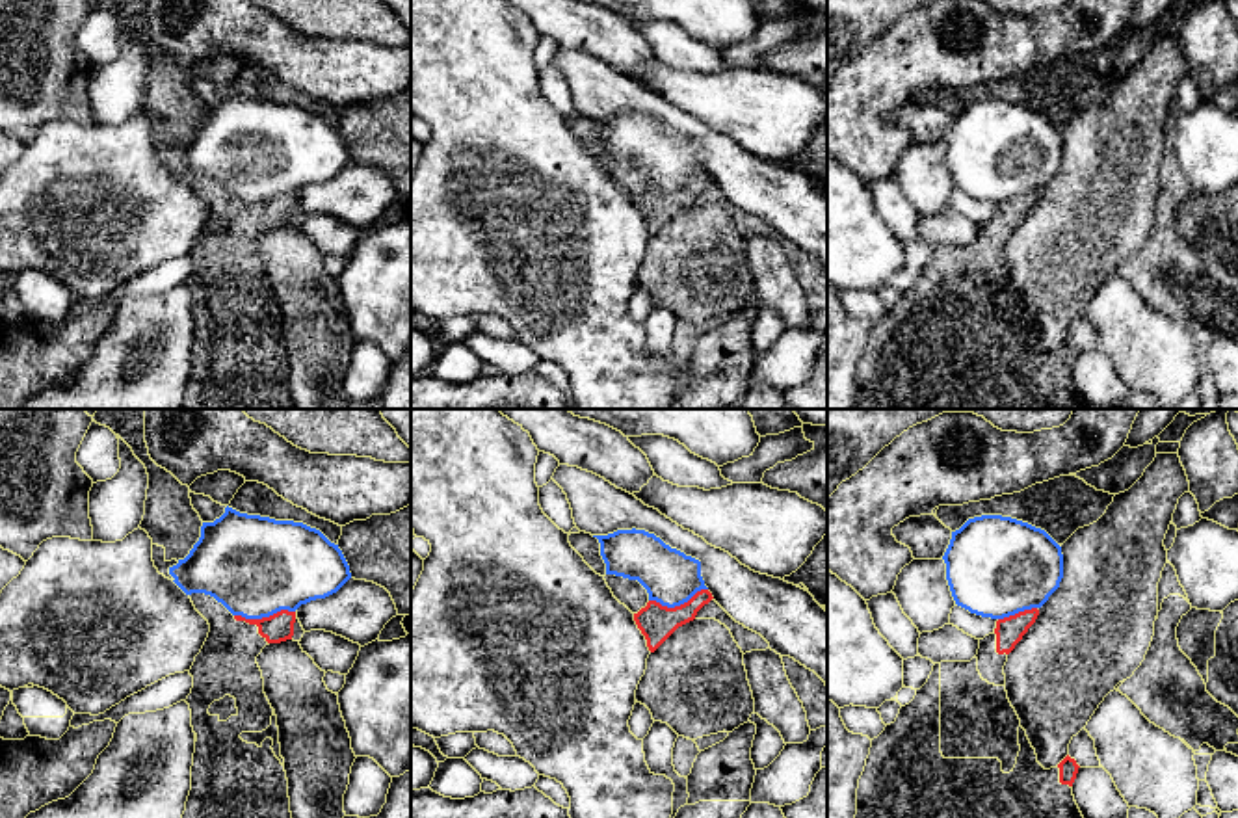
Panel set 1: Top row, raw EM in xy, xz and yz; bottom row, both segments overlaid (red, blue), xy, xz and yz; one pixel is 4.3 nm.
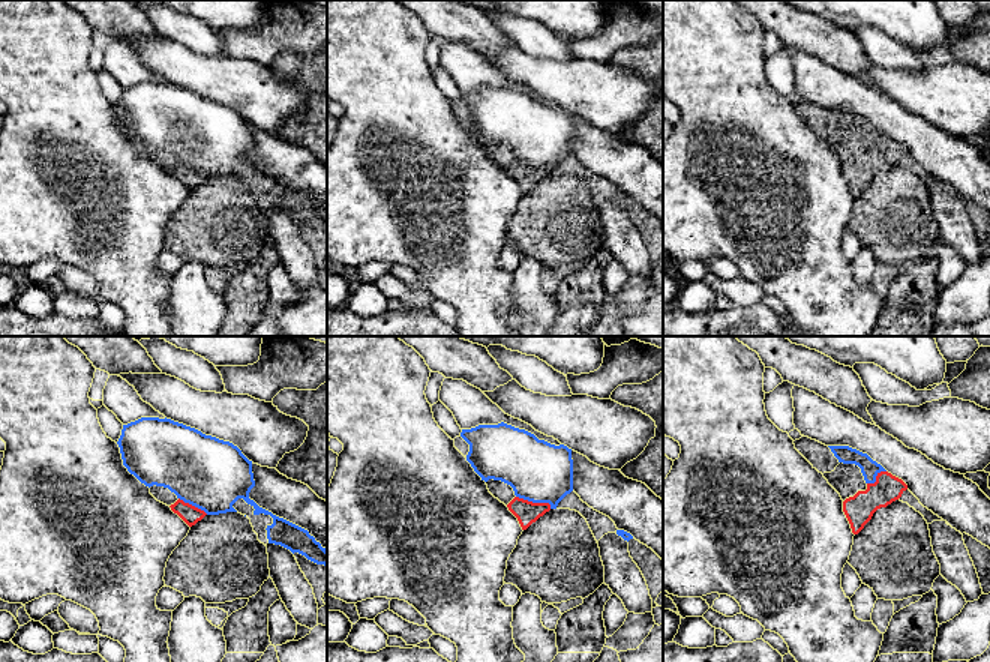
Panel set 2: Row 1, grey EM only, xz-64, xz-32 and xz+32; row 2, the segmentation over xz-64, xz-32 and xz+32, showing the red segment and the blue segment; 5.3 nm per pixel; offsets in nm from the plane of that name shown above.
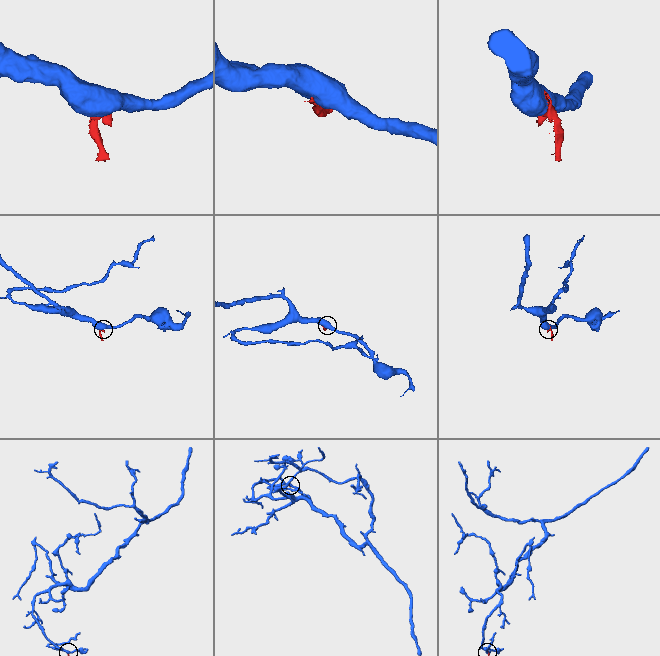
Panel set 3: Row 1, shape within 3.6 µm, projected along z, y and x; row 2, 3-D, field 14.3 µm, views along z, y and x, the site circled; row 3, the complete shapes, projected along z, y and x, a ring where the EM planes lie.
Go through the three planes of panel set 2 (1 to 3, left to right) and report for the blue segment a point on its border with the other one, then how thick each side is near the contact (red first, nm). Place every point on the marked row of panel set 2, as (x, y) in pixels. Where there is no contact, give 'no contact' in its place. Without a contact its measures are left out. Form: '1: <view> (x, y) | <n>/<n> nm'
1: xz-64 (194, 506) | 100/380 nm
2: xz-32 (534, 503) | 130/320 nm
3: xz+32 (876, 478) | 160/90 nm

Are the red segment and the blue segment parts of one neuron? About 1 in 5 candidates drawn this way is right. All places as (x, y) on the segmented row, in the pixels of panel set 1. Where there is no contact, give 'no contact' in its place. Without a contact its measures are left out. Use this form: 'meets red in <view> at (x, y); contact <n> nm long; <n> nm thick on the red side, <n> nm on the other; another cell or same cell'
meets red in xy at (264, 618); contact 260 nm long; 130 nm thick on the red side, 440 nm on the other; another cell

